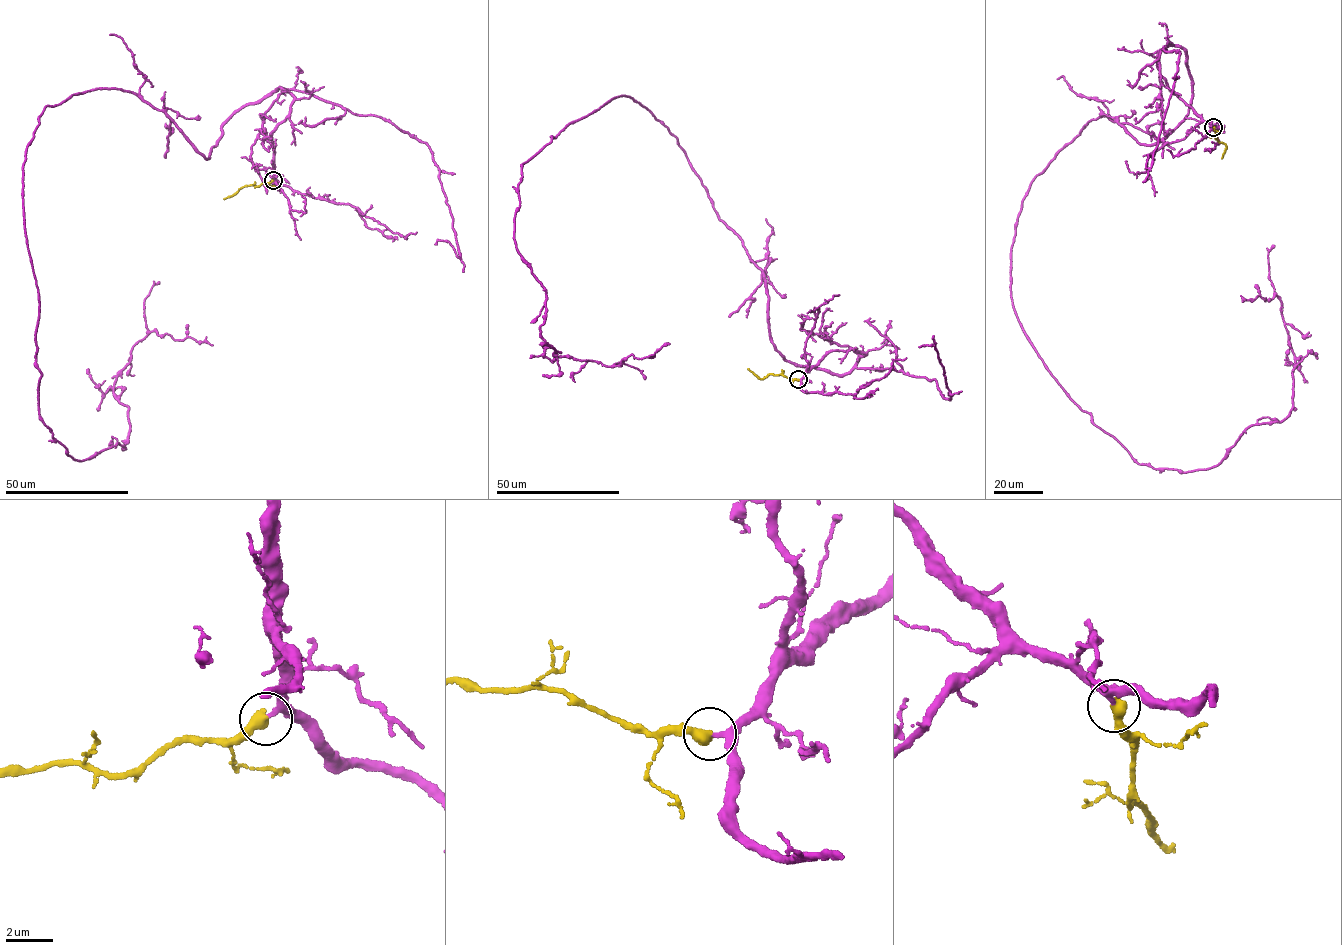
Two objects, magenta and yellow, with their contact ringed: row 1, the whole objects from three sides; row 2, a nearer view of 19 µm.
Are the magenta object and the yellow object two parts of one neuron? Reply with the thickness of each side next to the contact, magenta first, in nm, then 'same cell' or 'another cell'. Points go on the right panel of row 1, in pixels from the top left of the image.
190 nm thick on the magenta side, 500 nm on the other; same cell

